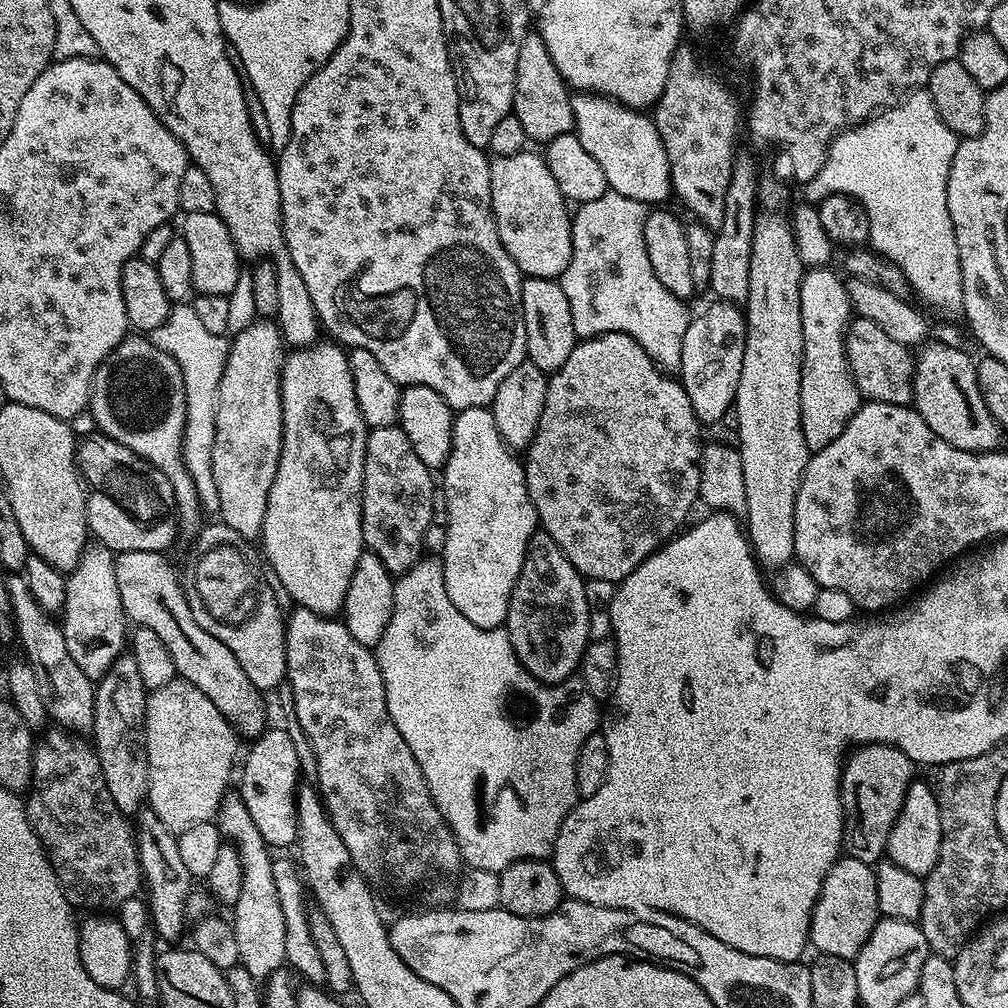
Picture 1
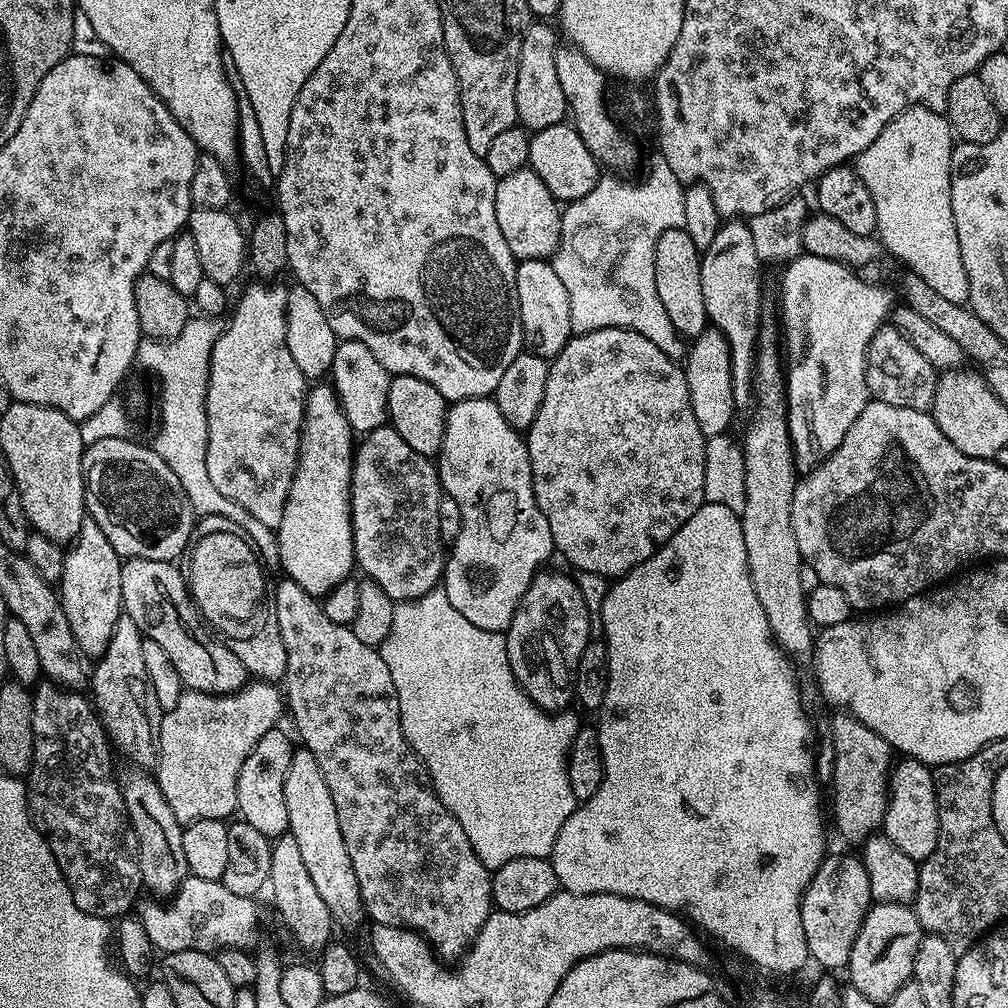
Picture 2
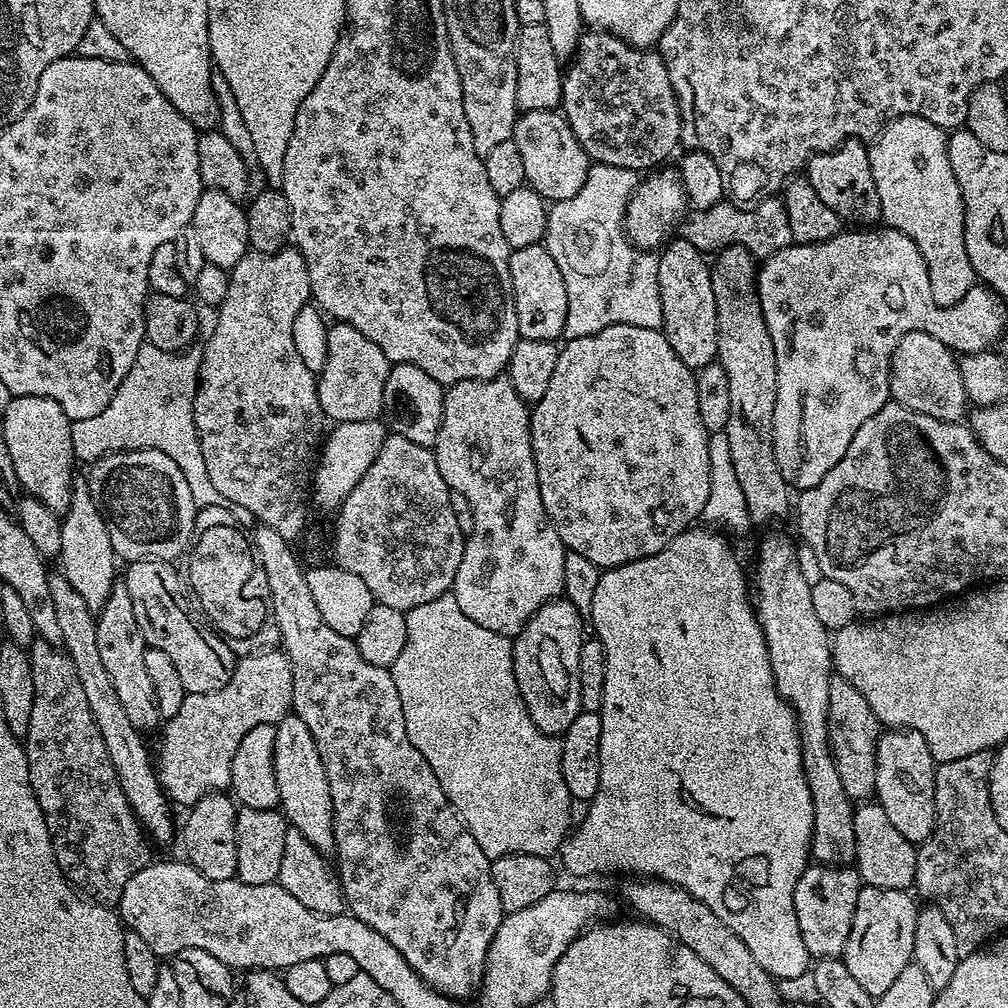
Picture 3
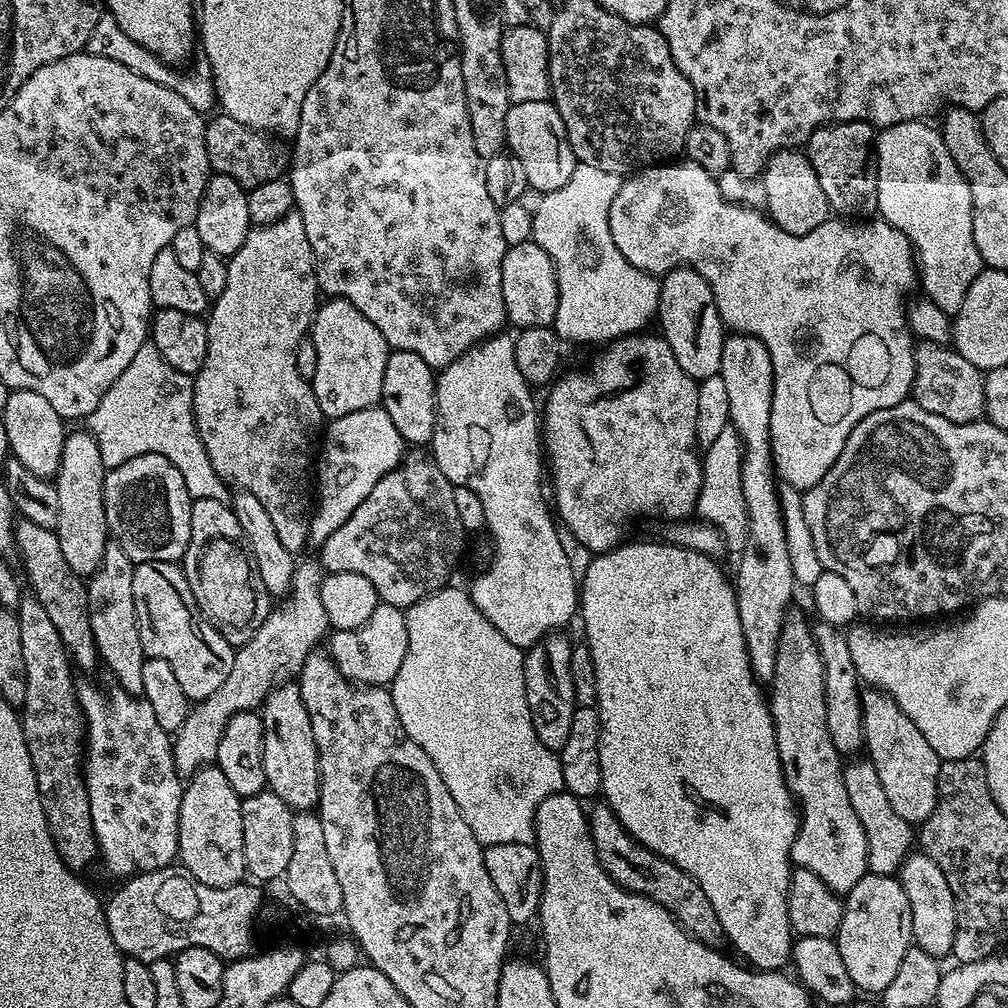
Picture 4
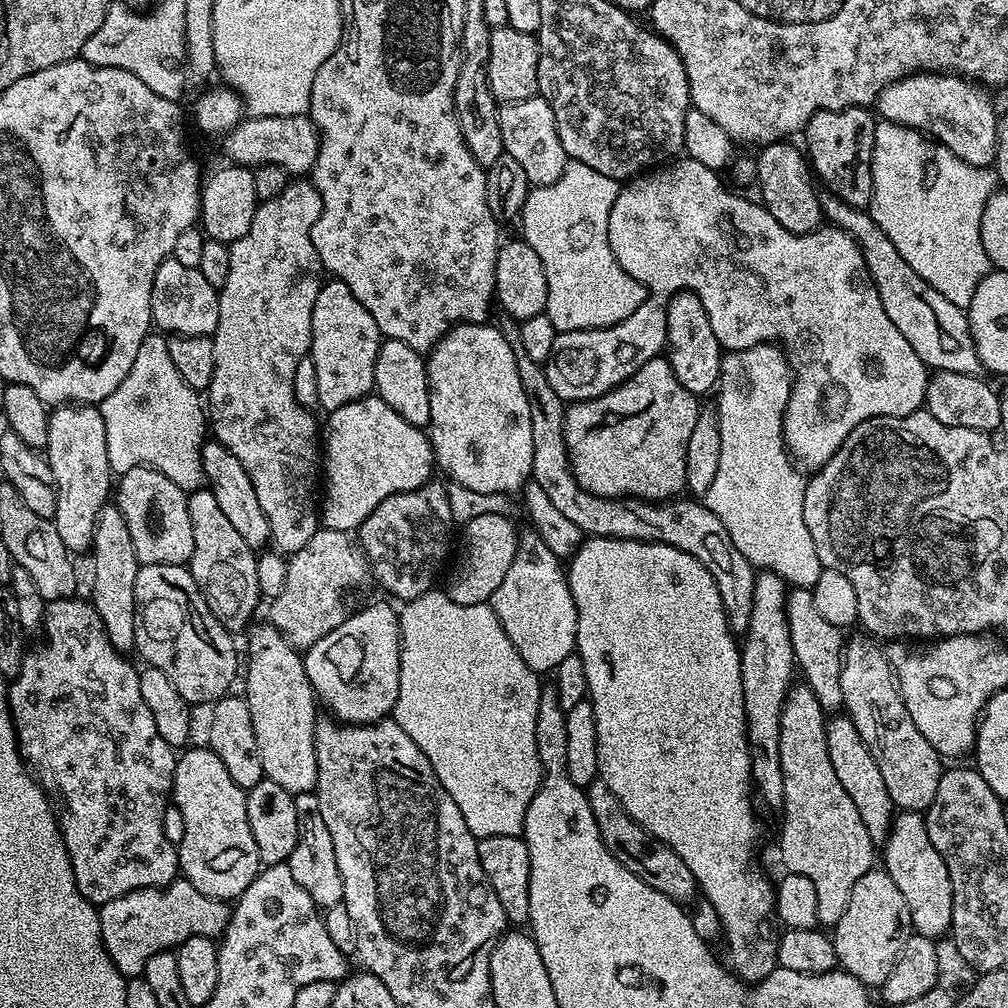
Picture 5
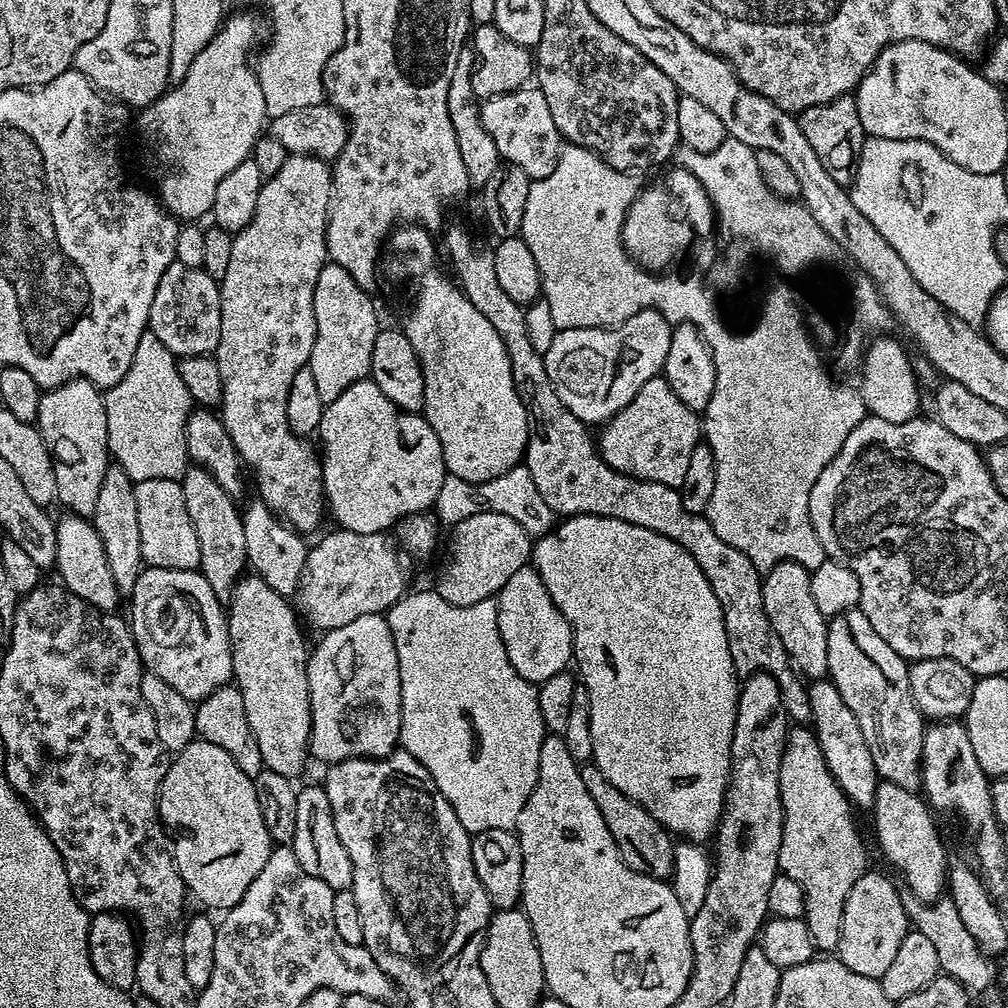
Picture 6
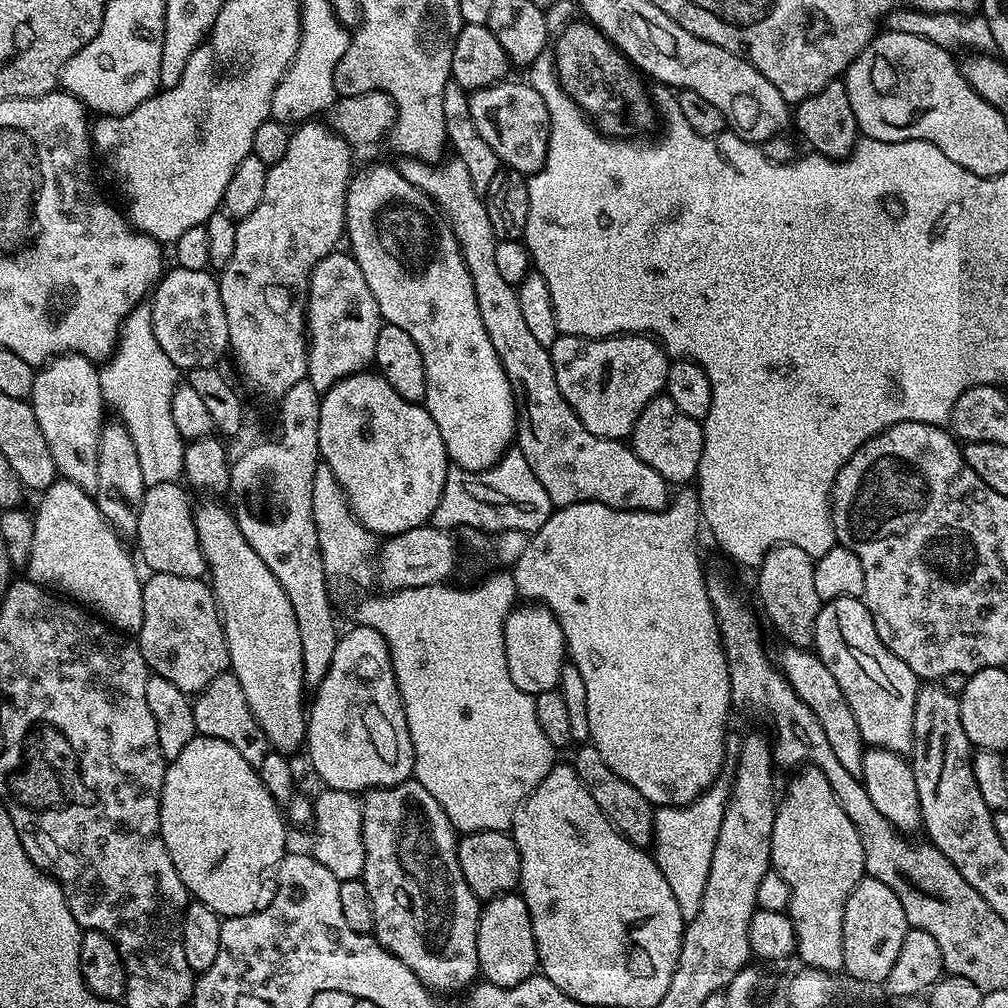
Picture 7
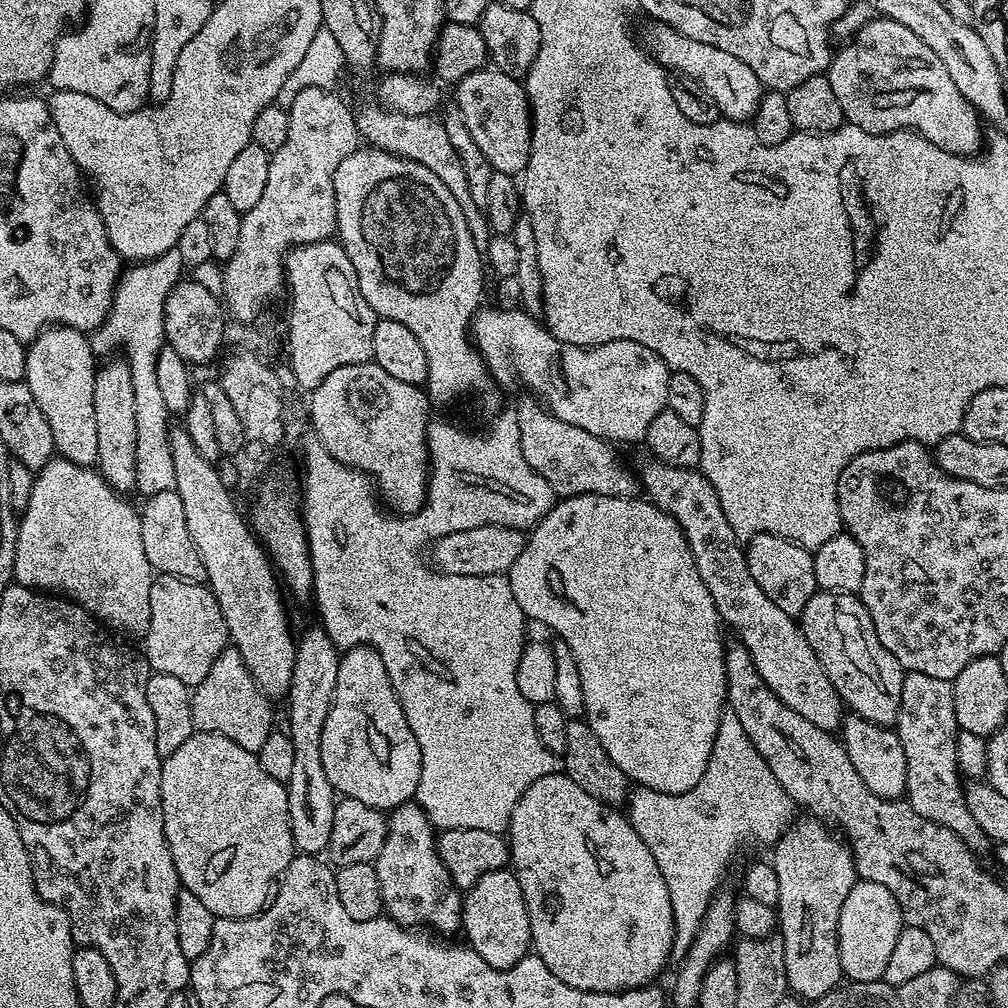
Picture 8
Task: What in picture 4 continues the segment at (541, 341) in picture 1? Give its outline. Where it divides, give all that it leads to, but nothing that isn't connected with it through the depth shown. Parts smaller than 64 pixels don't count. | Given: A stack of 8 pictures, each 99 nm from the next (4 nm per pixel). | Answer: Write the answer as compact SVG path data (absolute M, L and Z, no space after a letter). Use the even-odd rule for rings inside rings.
M535 240L518 242L511 245L502 258L502 298L508 315L507 323L513 324L513 329L550 328L555 325L558 314L558 282L556 267L538 246Z

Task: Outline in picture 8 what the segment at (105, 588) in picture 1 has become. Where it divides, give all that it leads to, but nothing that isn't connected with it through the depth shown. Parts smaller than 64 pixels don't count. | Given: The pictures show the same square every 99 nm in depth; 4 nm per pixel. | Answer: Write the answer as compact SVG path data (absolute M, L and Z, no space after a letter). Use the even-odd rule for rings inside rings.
M53 326L45 328L35 340L27 345L26 374L24 380L30 386L30 394L38 402L46 422L50 422L50 434L54 434L54 446L63 459L74 462L80 468L90 468L98 458L98 430L94 423L94 378L98 358L91 352L91 342L77 328Z

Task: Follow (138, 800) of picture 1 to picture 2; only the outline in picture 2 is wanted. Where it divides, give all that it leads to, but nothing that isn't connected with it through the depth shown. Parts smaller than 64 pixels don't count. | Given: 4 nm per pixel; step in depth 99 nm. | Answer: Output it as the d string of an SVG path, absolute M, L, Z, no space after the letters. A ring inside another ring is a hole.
M121 614L106 650L95 661L96 669L93 672L91 669L90 696L115 751L119 755L121 752L128 759L125 761L135 767L148 770L155 765L158 755L162 709L154 694L154 686L150 686L146 678L146 661L142 659L142 642L145 639L134 618Z

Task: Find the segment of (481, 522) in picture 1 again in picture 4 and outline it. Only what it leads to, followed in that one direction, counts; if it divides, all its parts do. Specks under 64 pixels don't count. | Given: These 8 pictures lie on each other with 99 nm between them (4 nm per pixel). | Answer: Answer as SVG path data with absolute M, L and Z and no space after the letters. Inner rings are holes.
M497 334L488 340L483 340L481 344L475 344L469 352L462 354L454 362L450 362L450 366L439 369L436 376L436 421L430 445L430 451L432 451L430 456L457 489L465 488L468 494L478 501L482 517L484 516L485 522L488 523L488 532L492 535L492 565L473 582L472 588L470 587L474 606L478 606L478 610L482 610L482 614L486 614L486 618L490 618L490 622L494 626L494 630L498 630L498 634L502 634L507 640L514 642L514 646L518 646L521 650L527 650L533 648L542 637L549 635L553 630L563 629L560 627L571 616L577 615L578 576L570 566L570 558L566 558L566 550L560 541L562 532L550 511L549 501L548 504L544 501L545 485L544 488L540 485L540 475L545 475L546 468L542 463L542 420L538 415L538 400L536 404L535 398L532 397L533 389L526 382L526 378L522 378L522 370L518 370L518 362L514 362L513 337L504 335Z

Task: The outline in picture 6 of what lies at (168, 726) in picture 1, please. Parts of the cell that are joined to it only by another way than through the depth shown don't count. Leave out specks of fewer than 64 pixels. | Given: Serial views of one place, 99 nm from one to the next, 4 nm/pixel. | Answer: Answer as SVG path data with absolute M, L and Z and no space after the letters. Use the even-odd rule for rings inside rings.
M341 528L334 530L318 544L311 545L294 596L299 615L319 630L341 628L362 614L387 613L407 589L399 551L385 533L358 534Z

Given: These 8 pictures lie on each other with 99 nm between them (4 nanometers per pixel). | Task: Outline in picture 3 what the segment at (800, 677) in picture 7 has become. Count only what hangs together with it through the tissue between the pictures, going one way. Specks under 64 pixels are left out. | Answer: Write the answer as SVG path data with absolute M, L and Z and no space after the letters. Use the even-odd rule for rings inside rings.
M864 802L854 811L856 858L854 867L861 881L869 888L909 891L916 883L917 845L910 843L890 823L886 810L879 802Z

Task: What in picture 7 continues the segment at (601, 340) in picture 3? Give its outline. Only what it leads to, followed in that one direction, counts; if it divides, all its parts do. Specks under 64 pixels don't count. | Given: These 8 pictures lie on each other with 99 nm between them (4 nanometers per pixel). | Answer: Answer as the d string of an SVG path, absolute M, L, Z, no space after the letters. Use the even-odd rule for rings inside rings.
M660 394L642 409L631 431L630 447L638 458L642 458L642 462L646 462L646 466L654 466L654 470L658 470L669 485L684 486L700 469L705 435L701 421L682 414L682 410L678 410L667 395Z

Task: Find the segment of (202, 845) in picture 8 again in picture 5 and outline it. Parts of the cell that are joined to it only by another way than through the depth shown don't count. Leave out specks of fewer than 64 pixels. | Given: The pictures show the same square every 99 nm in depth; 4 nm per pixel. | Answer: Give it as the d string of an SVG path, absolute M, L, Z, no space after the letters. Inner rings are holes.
M207 746L191 748L189 747L187 750L179 753L176 761L176 769L174 770L174 778L172 779L172 791L170 793L171 799L173 801L176 799L176 804L180 807L180 820L184 823L184 837L178 840L180 872L182 873L183 879L189 880L194 886L194 890L198 890L215 900L232 902L246 890L246 886L250 886L250 882L254 882L254 878L260 873L262 867L260 855L258 854L258 846L254 843L254 834L250 834L250 822L246 818L246 792L245 789L238 787L234 782L234 778L230 778L230 773L226 771L226 766L222 766L222 758L218 758L218 754L214 754L211 748Z

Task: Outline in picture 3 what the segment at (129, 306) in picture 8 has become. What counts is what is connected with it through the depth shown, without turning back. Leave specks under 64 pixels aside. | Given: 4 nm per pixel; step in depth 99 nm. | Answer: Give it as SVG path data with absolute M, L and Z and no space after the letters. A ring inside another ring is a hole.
M145 342L106 410L94 414L94 418L72 421L72 445L77 461L95 462L112 452L158 450L178 462L178 470L182 470L182 478L190 486L190 498L194 498L197 509L229 507L228 500L210 482L202 458L200 431L194 426L194 398L199 381L199 351L167 352Z

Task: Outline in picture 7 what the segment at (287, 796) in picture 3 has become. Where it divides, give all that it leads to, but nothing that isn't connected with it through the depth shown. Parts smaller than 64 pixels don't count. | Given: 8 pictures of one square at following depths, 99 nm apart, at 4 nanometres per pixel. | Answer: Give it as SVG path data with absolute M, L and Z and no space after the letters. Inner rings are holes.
M197 503L194 515L206 572L209 577L212 575L212 595L216 597L216 607L220 609L220 618L224 625L230 671L238 678L242 694L246 694L246 702L258 726L262 726L269 745L275 751L292 754L292 751L299 744L301 747L306 740L306 685L303 676L301 635L298 634L294 607L274 574L270 574L266 562L262 562L262 558L254 554L254 546L250 546L250 542L242 538L242 530L238 530L238 522L229 509L227 512L220 504Z

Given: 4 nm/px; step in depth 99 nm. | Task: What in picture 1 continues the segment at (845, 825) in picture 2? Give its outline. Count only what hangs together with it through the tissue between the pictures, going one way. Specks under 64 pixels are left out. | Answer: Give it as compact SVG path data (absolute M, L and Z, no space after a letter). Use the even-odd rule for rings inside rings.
M865 744L849 751L840 774L840 801L844 807L842 848L847 855L873 866L885 859L890 830L894 830L894 822L917 772L917 765L907 752L889 744Z

